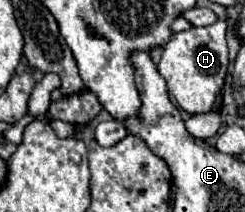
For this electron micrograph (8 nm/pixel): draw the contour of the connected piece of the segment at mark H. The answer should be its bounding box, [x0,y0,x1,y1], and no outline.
[157,19,229,115]

